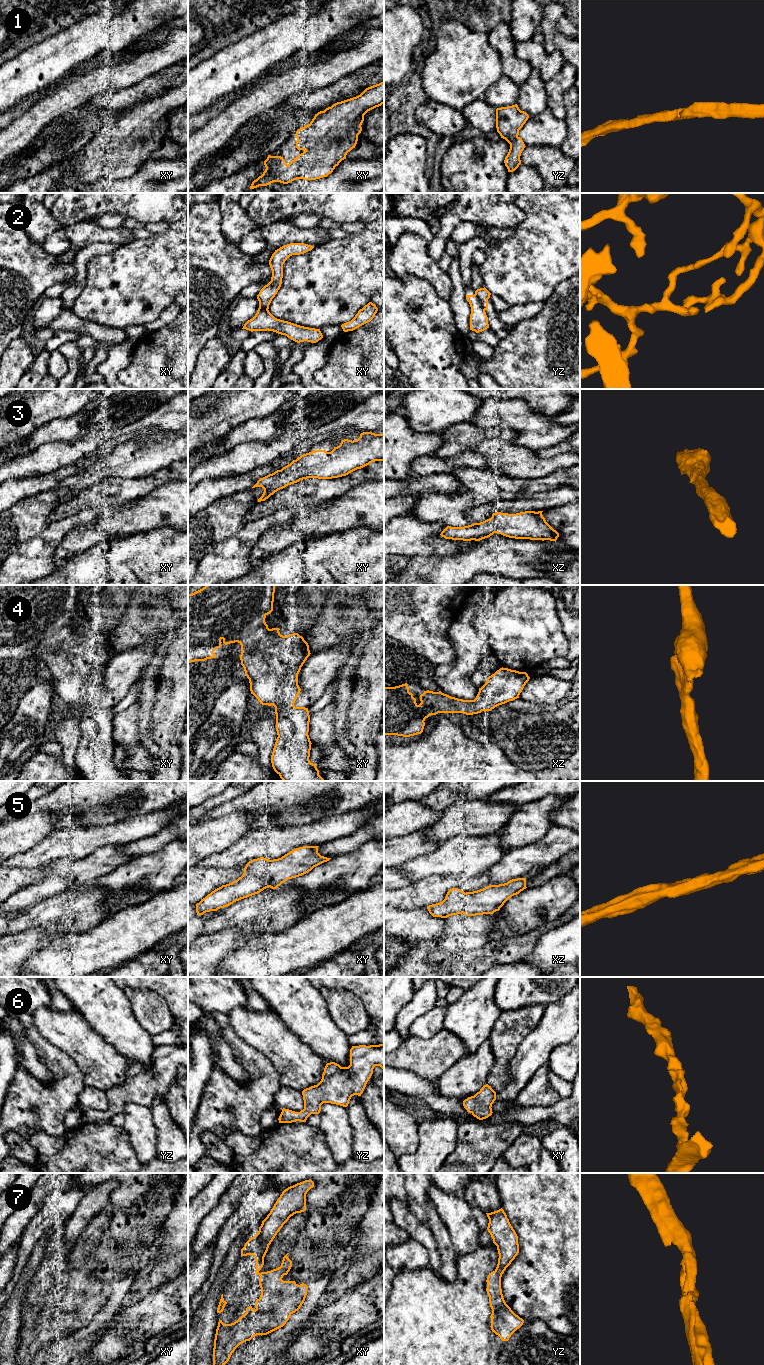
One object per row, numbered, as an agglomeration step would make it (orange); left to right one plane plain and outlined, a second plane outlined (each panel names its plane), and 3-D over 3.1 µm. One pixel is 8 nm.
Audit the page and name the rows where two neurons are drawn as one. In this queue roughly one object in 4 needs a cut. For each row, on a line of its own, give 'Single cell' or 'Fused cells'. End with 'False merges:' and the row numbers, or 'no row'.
1: Single cell
2: Fused cells
3: Single cell
4: Single cell
5: Single cell
6: Single cell
7: Single cell
False merges: 2

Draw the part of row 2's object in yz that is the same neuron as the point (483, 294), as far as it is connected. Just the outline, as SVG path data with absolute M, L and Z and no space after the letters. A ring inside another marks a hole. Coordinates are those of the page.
M484 287L477 289L475 291L476 296L479 298L482 307L484 310L488 309L488 299L490 298L491 293Z

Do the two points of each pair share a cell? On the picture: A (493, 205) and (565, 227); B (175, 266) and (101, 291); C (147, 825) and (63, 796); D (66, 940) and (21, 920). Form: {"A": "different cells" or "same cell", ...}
{"A": "different cells", "B": "same cell", "C": "different cells", "D": "different cells"}

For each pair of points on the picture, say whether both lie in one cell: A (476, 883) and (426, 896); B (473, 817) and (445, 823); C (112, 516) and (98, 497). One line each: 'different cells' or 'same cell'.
A: same cell
B: same cell
C: different cells

